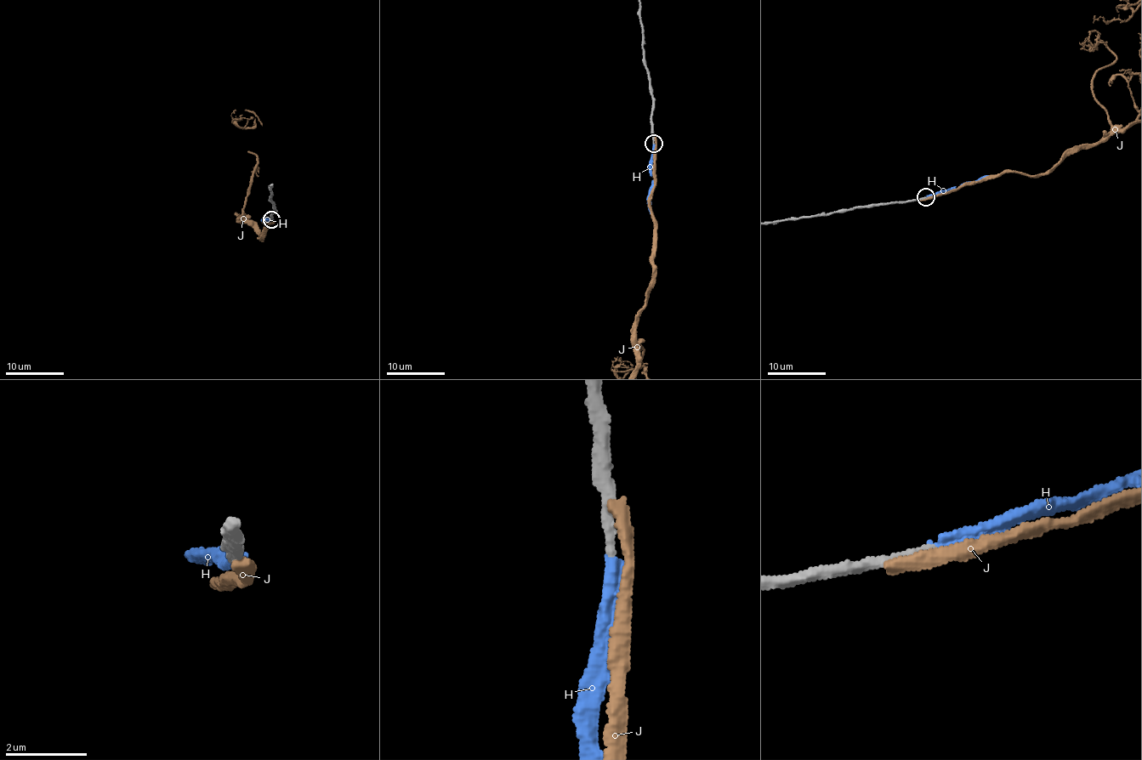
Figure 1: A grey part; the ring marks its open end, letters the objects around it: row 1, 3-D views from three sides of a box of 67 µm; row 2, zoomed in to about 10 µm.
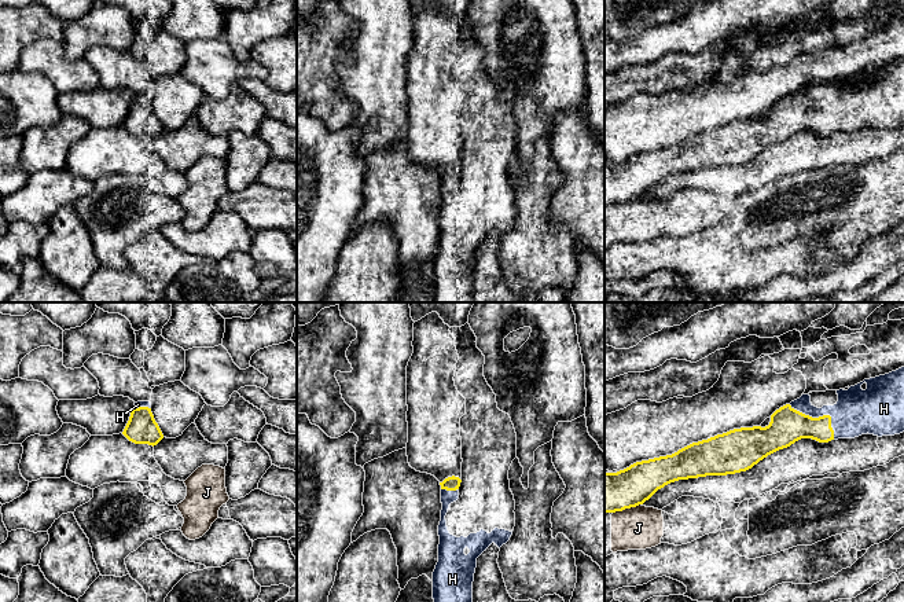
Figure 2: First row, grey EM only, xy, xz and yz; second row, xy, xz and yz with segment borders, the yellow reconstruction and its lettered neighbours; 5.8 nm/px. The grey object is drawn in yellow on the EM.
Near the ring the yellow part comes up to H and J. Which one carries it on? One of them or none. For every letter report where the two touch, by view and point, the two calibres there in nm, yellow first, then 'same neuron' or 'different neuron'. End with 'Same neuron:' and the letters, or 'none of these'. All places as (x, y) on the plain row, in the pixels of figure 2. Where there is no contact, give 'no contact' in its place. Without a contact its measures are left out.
H: contact yz (820, 109); calibres 200 and 260 nm; same neuron
J: contact yz (627, 199); calibres 240 and 260 nm; different neuron
Same neuron: H

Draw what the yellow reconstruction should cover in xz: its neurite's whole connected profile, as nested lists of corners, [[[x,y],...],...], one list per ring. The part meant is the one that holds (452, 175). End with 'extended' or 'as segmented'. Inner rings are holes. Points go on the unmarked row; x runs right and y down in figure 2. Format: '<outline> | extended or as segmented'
[[[448,169],[441,177],[441,213],[438,217],[438,254],[433,264],[434,302],[473,302],[473,274],[477,250],[495,235],[506,236],[512,223],[495,220],[490,225],[481,221],[467,230],[449,225],[445,208],[449,197],[459,191],[459,169]]] | extended

